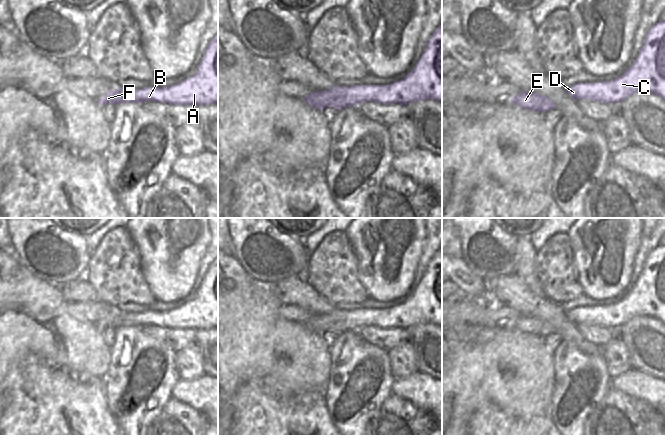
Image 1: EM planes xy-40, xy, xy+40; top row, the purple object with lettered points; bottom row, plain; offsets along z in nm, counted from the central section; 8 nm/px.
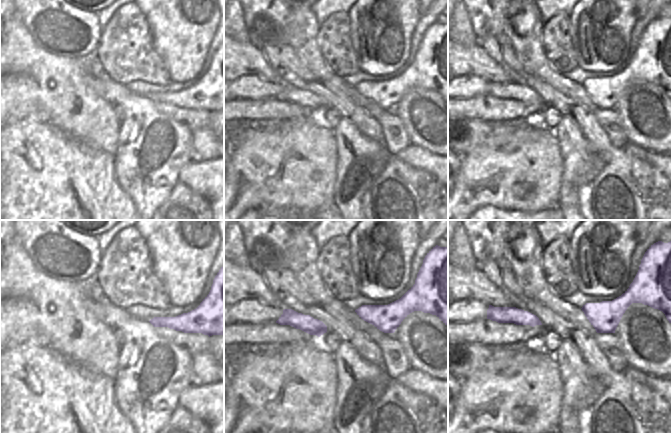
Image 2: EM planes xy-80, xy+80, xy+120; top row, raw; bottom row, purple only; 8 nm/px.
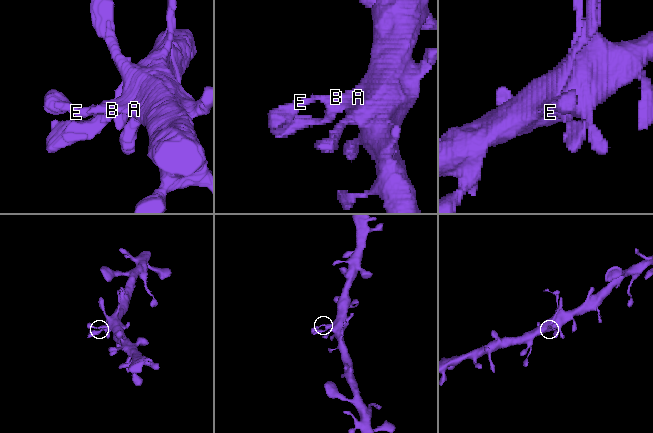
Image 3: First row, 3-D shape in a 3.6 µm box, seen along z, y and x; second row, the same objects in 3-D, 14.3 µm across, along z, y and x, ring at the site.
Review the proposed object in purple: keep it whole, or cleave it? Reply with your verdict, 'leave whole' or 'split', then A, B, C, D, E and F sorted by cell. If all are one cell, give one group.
leave whole | A B C D E F

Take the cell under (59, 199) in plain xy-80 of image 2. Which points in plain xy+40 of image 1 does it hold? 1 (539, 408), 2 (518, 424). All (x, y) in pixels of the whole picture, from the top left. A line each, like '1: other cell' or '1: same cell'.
1: other cell
2: same cell

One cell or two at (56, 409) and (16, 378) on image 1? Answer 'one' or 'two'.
one

